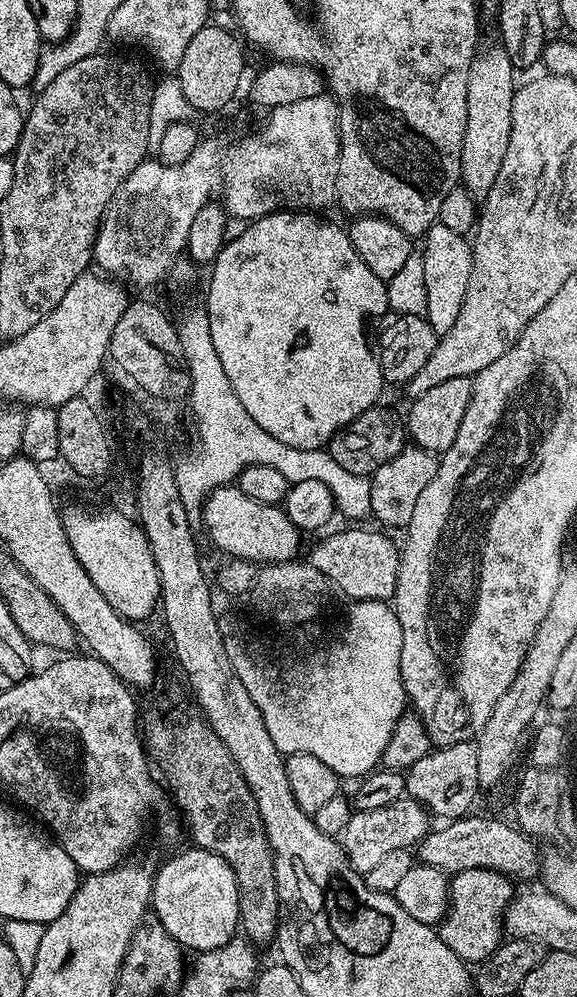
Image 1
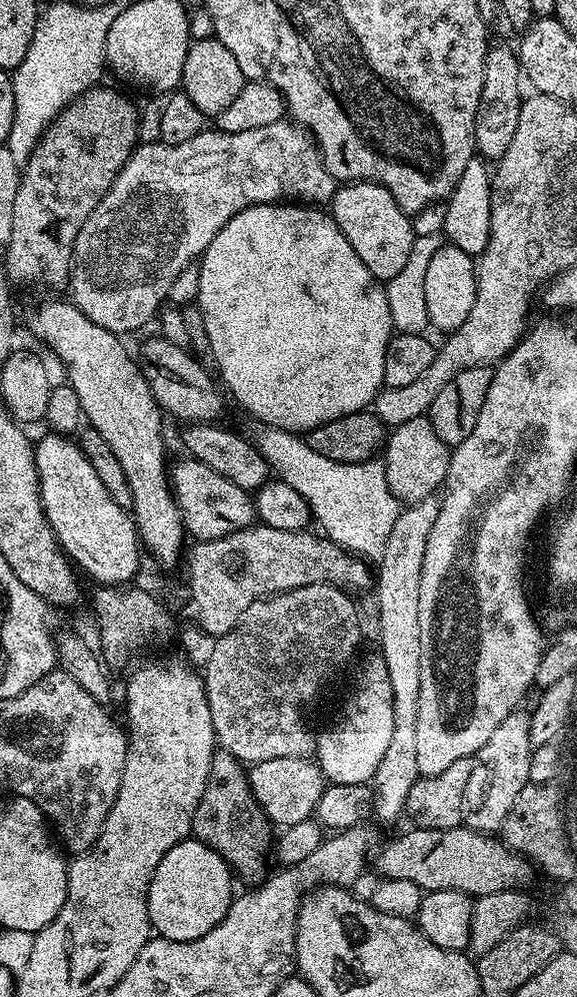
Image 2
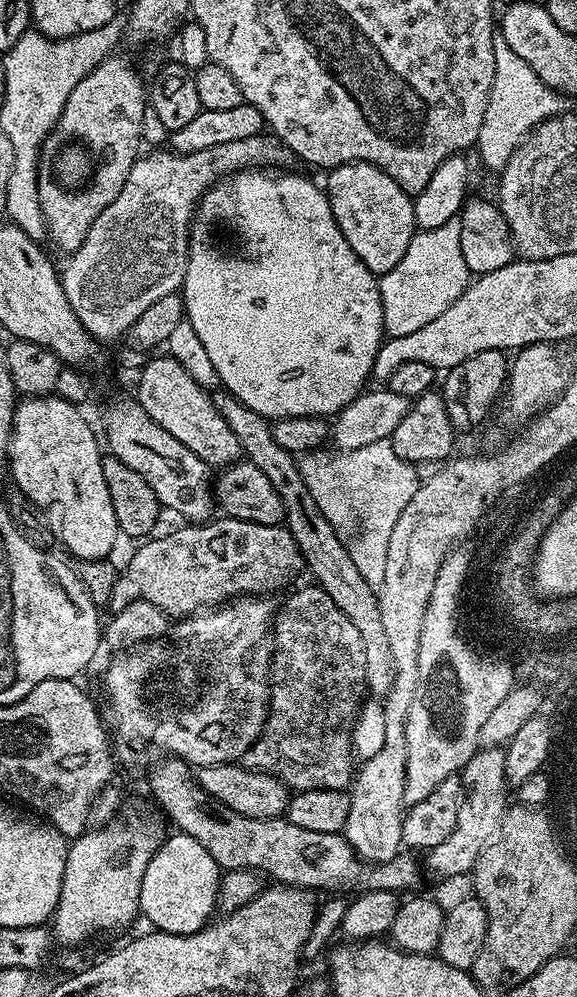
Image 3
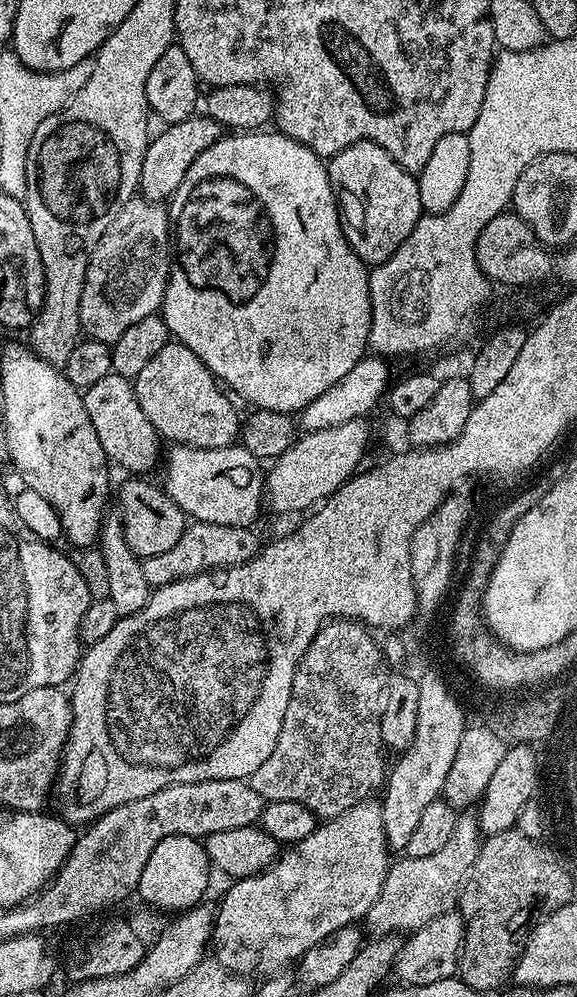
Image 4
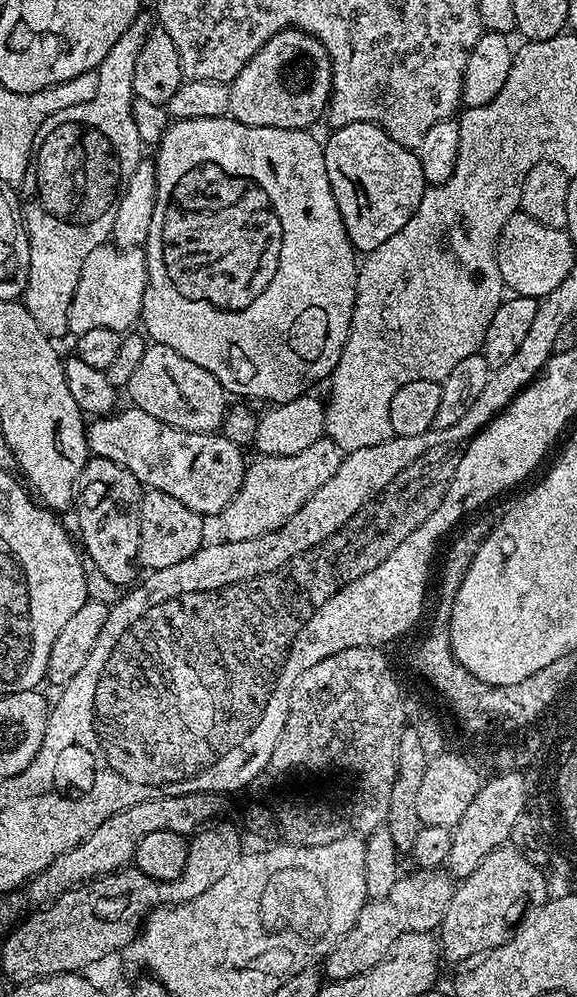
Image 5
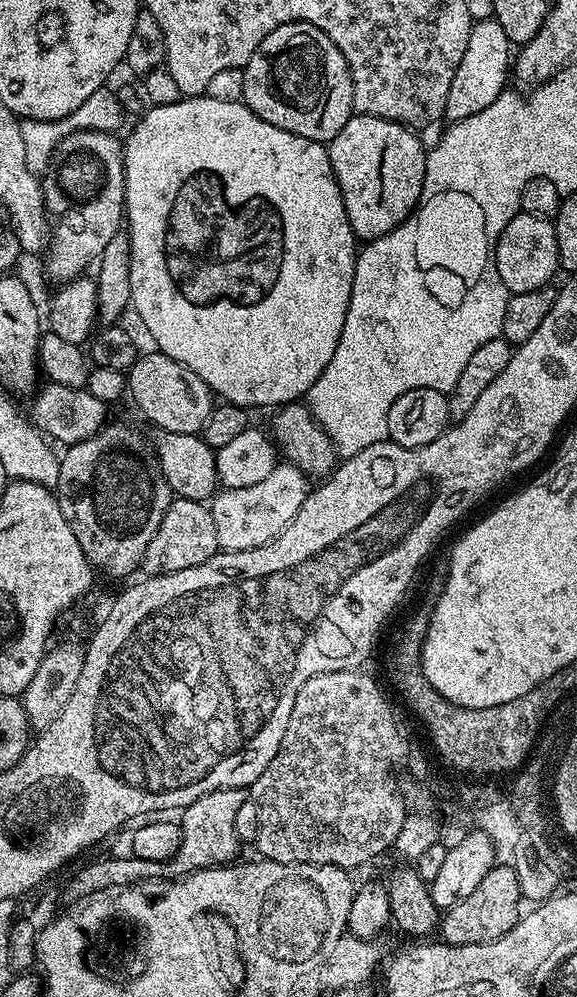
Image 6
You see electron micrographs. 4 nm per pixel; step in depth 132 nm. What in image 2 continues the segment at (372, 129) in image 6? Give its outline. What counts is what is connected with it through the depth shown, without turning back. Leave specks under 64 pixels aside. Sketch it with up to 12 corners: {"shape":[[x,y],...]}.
{"shape":[[369,180],[341,183],[330,215],[386,282],[410,258],[409,213]]}

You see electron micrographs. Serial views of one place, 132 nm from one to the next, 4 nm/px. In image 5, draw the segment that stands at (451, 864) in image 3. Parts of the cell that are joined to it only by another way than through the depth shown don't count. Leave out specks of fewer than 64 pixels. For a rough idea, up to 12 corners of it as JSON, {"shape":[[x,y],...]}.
{"shape":[[443,867],[401,875],[365,903],[323,961],[329,981],[385,960],[402,934],[439,929],[455,889]]}

